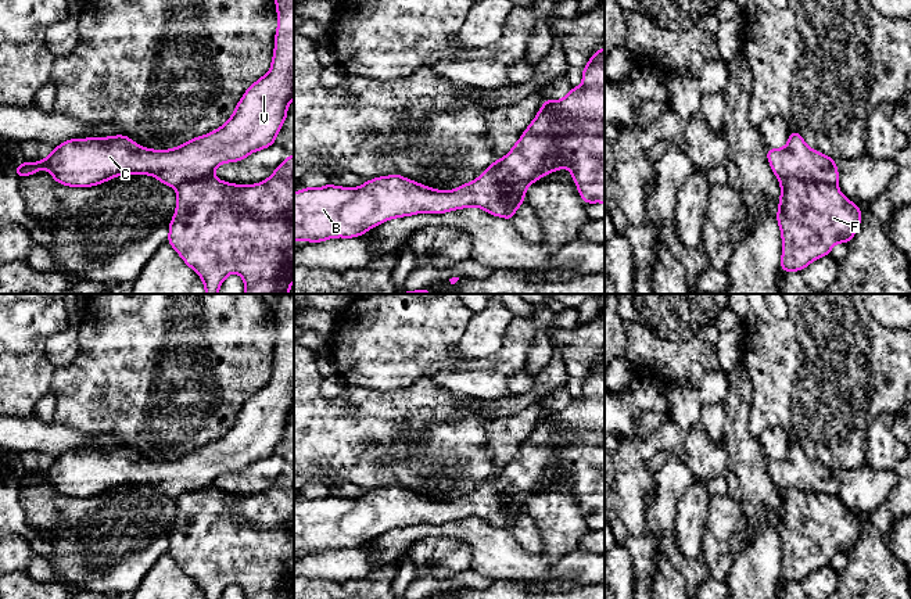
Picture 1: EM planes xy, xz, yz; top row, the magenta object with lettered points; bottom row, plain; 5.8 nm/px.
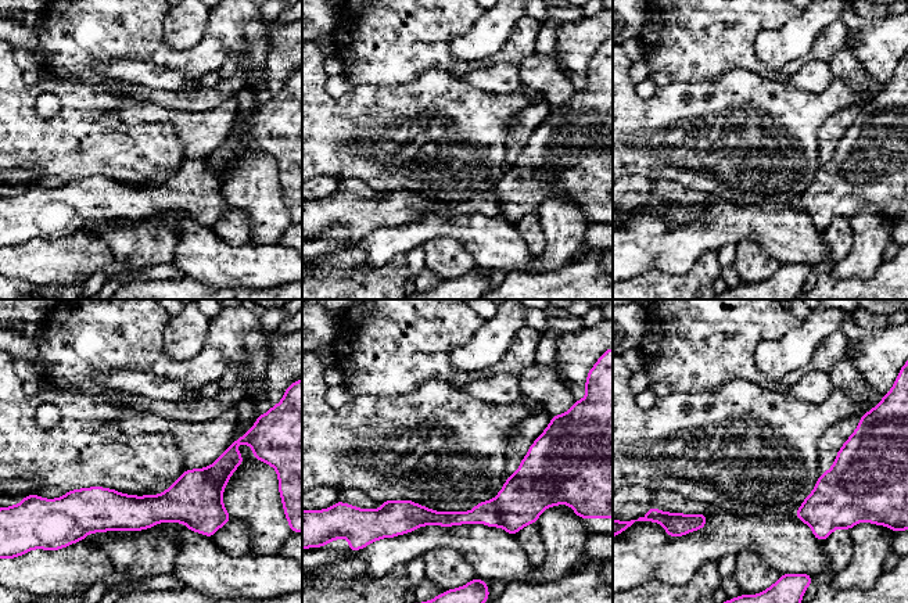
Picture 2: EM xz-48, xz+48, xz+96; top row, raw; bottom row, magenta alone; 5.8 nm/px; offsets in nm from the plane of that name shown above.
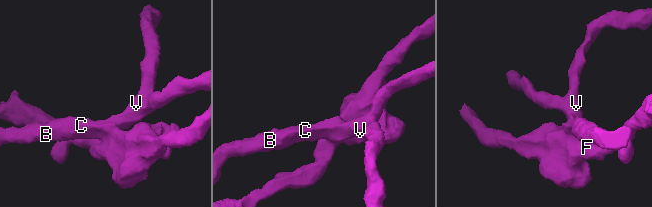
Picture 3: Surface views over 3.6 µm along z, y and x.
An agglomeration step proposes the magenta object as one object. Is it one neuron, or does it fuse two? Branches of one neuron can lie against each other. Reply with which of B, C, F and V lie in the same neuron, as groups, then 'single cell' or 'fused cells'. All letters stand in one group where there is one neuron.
B C V / F; fused cells

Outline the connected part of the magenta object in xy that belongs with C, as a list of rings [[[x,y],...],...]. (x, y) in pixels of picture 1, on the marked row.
[[[275,0],[275,3],[279,25],[270,69],[245,90],[223,126],[201,137],[190,139],[172,150],[148,150],[123,134],[104,139],[71,139],[54,147],[54,151],[39,162],[19,164],[15,169],[18,177],[44,169],[57,183],[69,187],[92,187],[121,175],[150,175],[177,189],[186,182],[212,176],[215,169],[225,162],[241,161],[251,153],[275,144],[287,118],[288,104],[294,100],[294,0]]]

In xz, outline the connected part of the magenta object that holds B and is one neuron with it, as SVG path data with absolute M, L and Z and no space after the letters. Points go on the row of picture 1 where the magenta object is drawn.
M496 158L476 180L456 190L434 190L401 175L380 176L361 187L305 187L294 193L294 241L320 243L329 238L352 238L394 218L416 214L445 214L460 208L477 207L494 216L512 220L516 209L524 204L509 193L509 186L496 180L501 159Z

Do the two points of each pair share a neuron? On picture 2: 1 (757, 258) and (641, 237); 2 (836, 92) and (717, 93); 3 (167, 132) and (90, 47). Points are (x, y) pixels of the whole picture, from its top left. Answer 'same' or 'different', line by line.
1: different
2: same
3: different

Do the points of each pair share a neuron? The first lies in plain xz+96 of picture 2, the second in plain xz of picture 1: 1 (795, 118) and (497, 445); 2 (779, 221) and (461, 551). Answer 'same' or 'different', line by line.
1: different
2: different

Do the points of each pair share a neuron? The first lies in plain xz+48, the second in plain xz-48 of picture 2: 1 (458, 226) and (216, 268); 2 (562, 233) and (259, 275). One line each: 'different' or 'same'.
1: same
2: different

